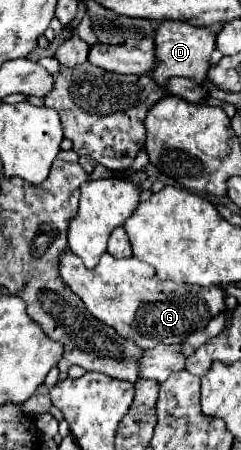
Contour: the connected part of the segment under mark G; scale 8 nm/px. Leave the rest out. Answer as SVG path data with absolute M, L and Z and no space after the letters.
M69 250L61 254L61 278L63 282L85 302L87 310L101 320L103 324L115 328L123 338L133 340L139 348L155 348L159 344L181 344L187 334L195 330L203 330L209 320L225 310L225 290L223 286L191 286L191 284L173 284L173 282L159 282L155 278L155 268L147 266L145 262L135 262L135 258L115 260L107 252L101 256L95 270L87 270L75 254Z

